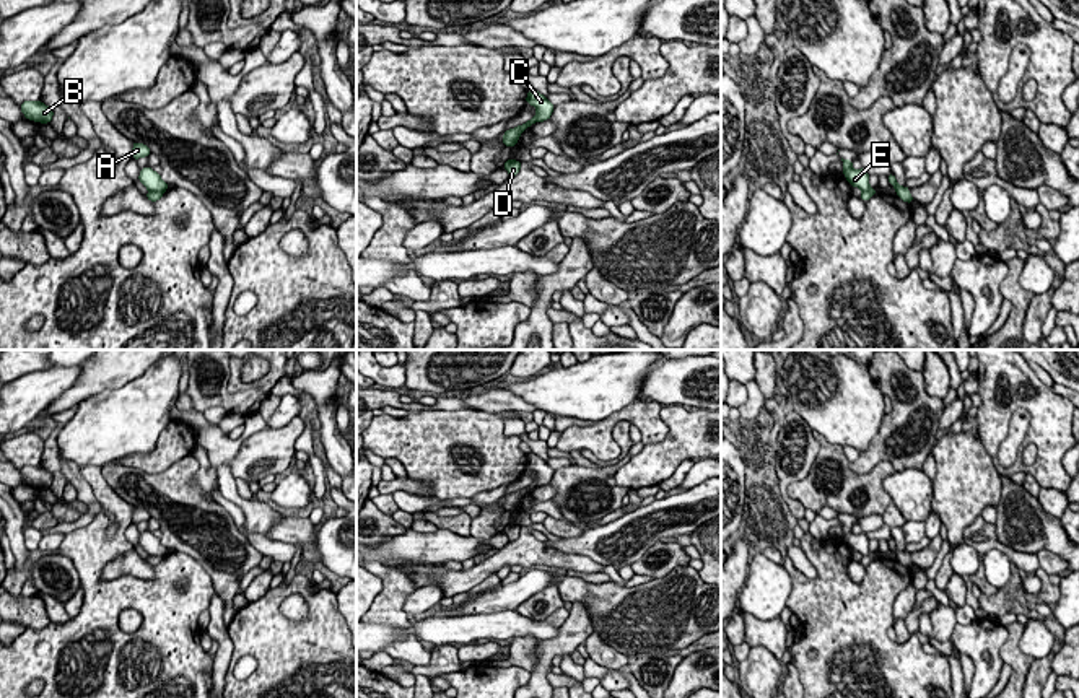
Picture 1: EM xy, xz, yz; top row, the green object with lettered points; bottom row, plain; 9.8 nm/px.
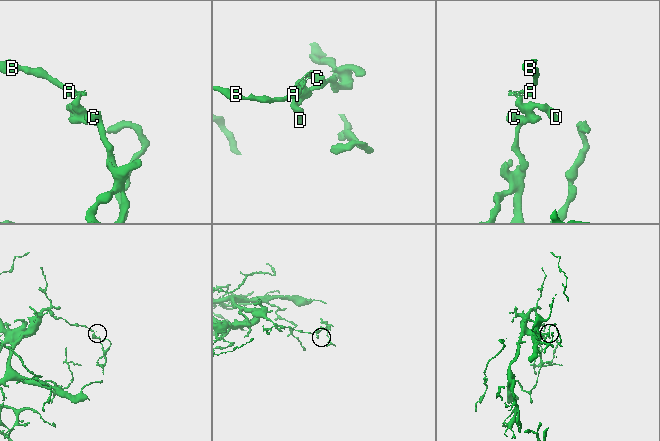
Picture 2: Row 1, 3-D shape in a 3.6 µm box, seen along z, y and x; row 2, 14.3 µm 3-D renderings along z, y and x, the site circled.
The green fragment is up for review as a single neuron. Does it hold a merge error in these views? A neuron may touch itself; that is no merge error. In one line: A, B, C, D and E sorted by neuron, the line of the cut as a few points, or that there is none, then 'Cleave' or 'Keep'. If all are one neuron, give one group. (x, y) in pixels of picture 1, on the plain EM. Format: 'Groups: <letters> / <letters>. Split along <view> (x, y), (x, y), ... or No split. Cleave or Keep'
Groups: A B D E / C. Split along xy (150, 555), (161, 557). Cleave

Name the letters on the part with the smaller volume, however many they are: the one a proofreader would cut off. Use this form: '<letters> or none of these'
C

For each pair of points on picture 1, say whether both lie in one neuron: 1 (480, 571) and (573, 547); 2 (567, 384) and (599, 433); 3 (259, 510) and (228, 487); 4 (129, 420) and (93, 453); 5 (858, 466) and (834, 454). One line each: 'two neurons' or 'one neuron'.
1: two neurons
2: two neurons
3: one neuron
4: one neuron
5: two neurons

